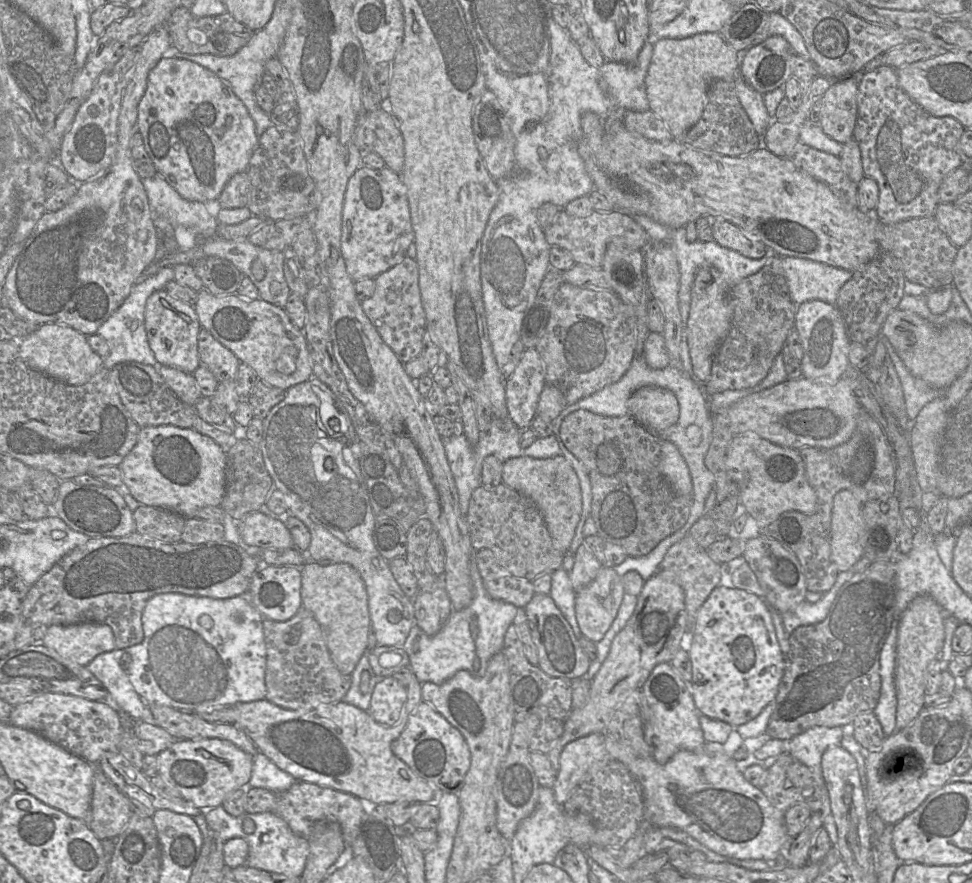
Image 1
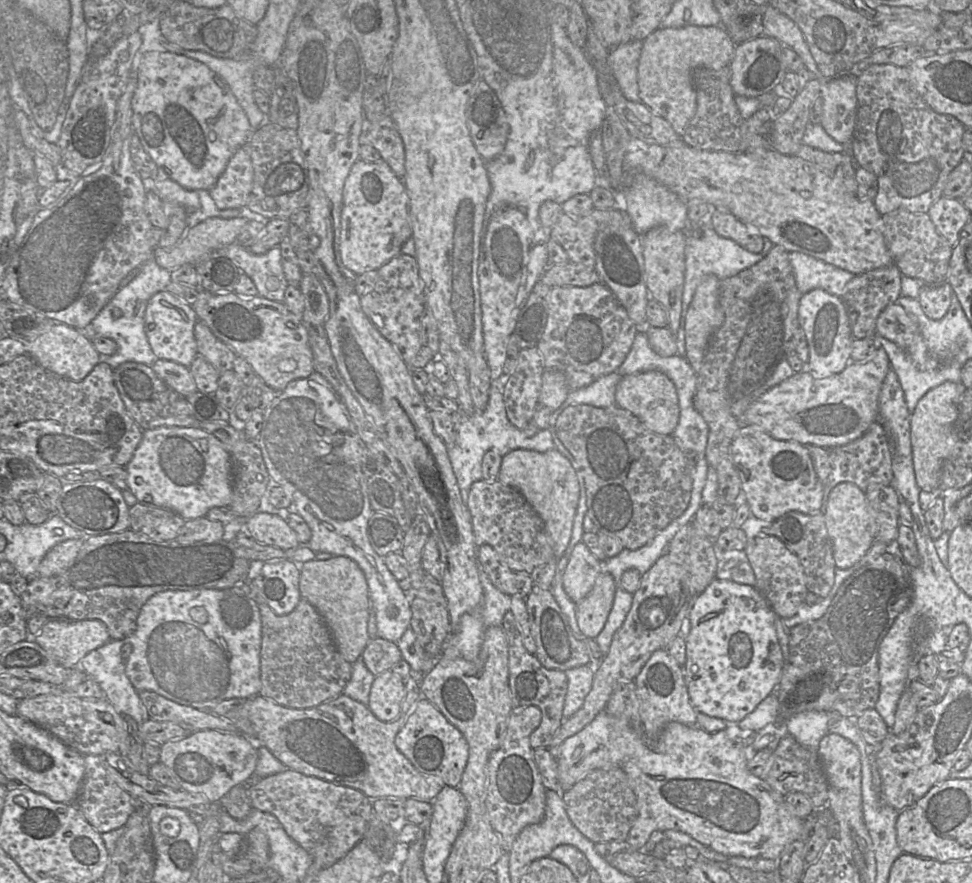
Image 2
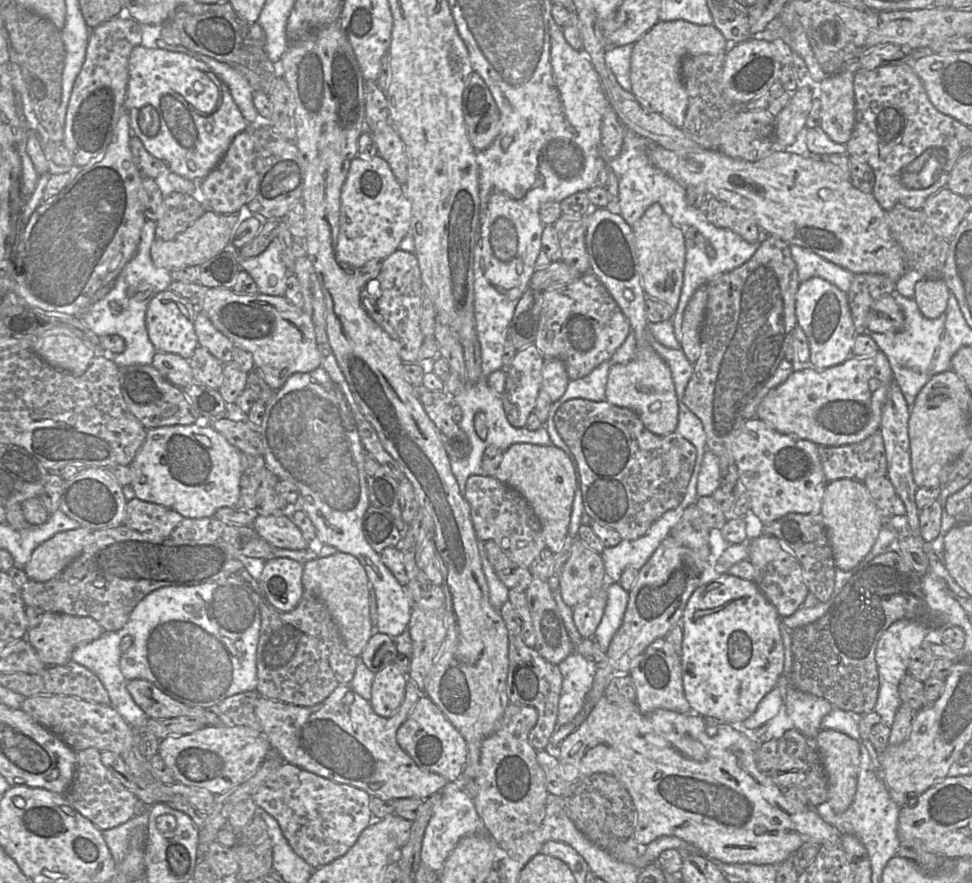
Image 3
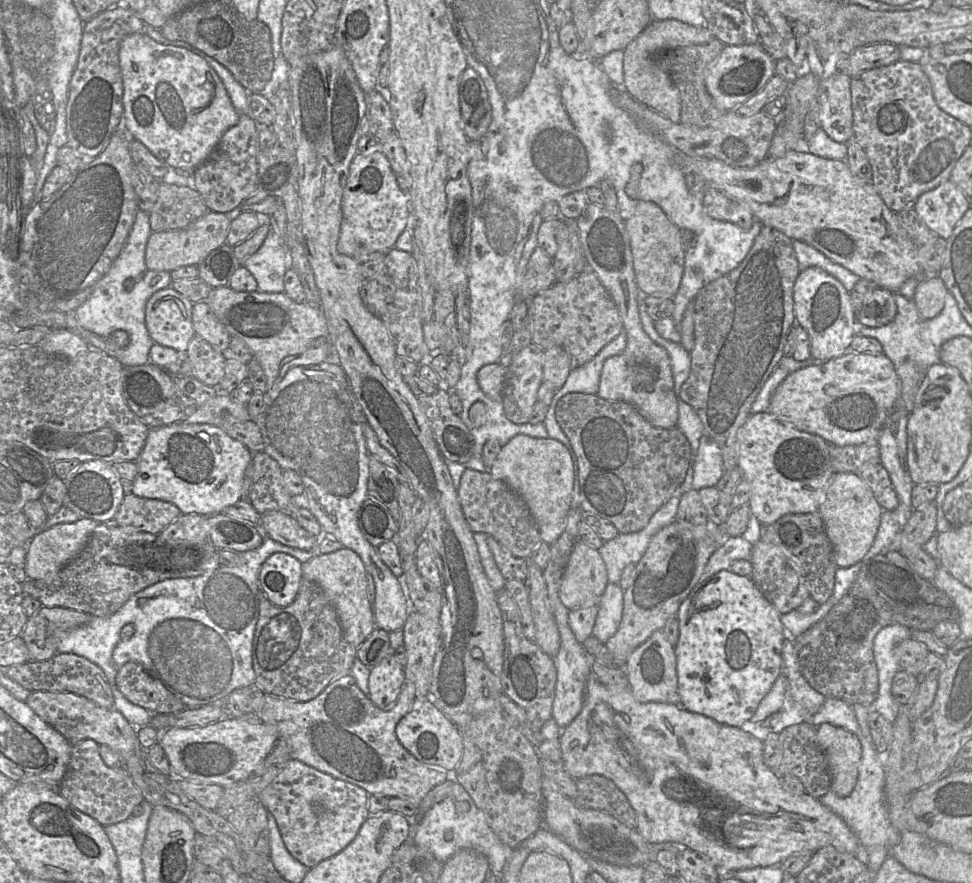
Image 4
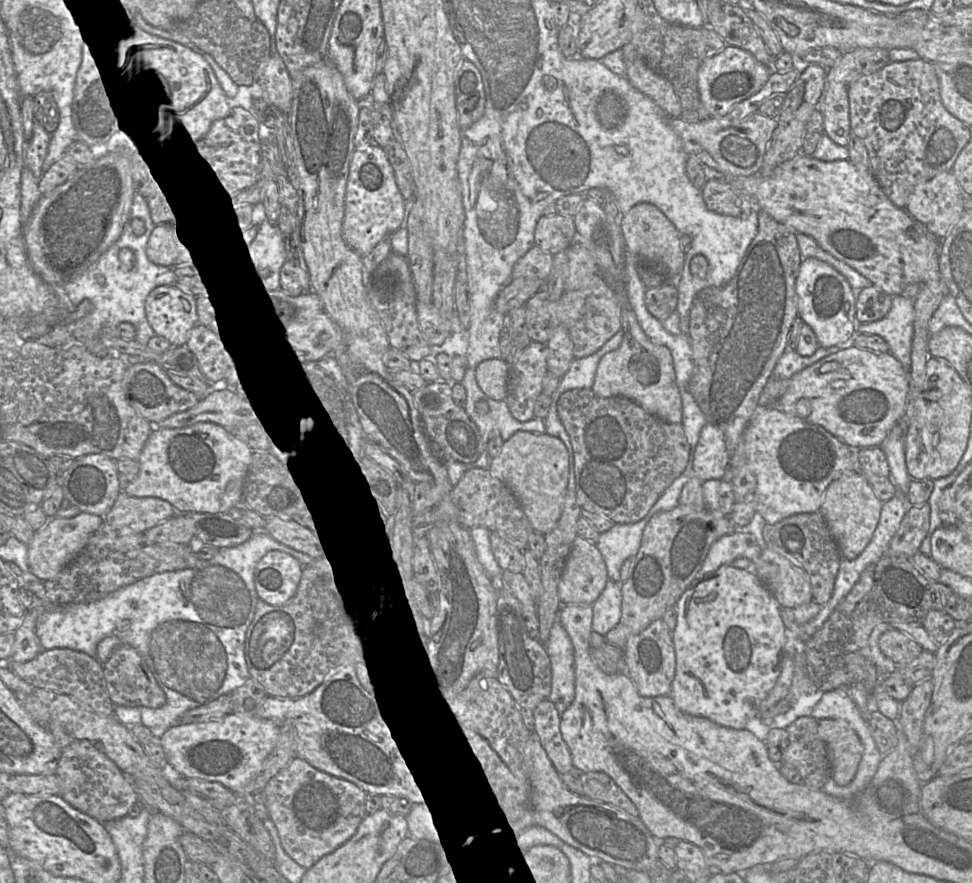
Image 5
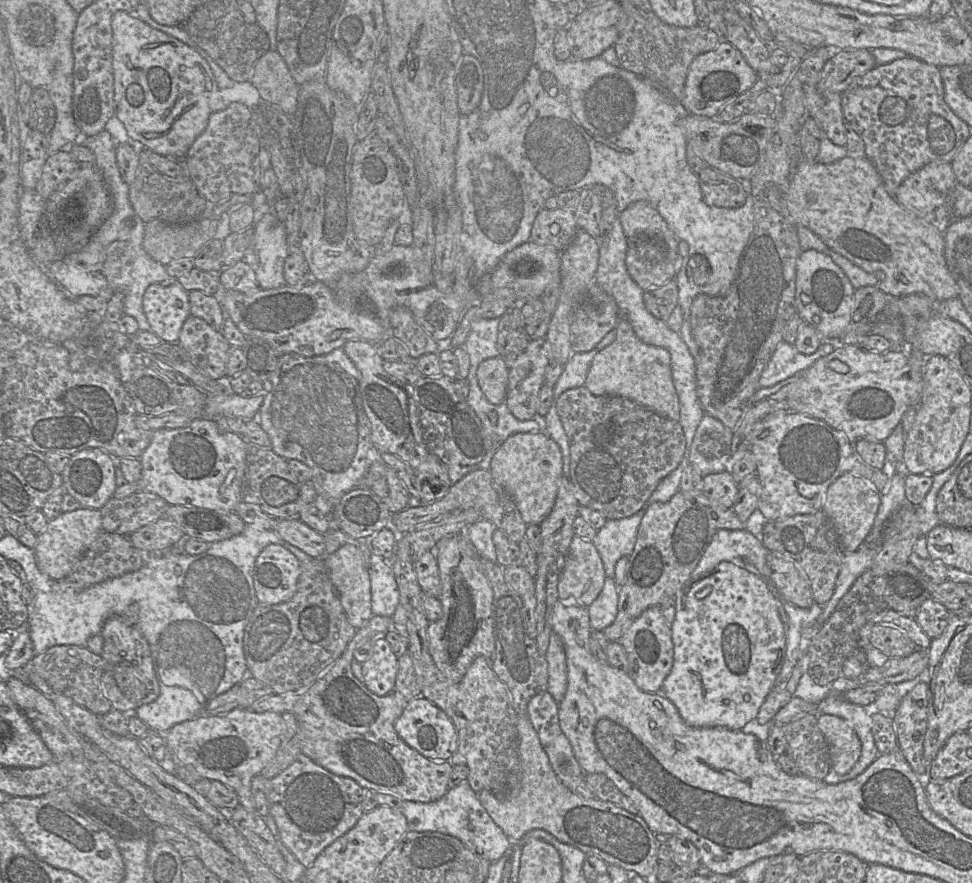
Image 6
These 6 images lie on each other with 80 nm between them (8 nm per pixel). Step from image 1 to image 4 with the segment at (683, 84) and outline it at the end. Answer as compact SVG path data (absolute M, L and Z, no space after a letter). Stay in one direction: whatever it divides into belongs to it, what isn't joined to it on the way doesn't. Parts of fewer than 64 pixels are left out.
M652 20L651 23L623 50L624 88L639 102L663 115L674 123L681 122L681 97L678 88L672 82L668 72L657 60L657 55L678 47L703 45L715 36L705 27L696 27L679 20Z

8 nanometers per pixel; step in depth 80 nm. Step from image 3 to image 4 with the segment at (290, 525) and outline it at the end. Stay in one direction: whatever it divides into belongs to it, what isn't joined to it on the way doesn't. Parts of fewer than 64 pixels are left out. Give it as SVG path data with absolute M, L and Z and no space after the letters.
M276 511L262 514L260 524L265 537L283 545L311 551L317 545L317 537L302 528L294 517Z

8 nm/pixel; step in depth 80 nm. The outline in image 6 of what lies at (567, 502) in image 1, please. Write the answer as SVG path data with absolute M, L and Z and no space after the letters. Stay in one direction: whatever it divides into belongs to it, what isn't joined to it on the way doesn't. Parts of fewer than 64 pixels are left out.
M545 431L516 433L495 452L490 472L493 479L512 497L524 522L540 525L551 513L556 500L563 476L562 453Z

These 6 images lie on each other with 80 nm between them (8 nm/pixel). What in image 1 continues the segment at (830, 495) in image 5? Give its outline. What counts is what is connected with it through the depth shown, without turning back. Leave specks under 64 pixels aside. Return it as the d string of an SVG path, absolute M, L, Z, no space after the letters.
M846 489L837 492L833 498L829 540L832 560L839 572L849 570L864 554L862 505Z

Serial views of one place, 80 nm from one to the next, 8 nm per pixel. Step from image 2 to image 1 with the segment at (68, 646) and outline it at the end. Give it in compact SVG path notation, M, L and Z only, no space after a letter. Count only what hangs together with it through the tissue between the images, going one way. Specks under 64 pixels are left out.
M86 622L73 625L51 625L41 640L43 646L54 650L61 657L79 665L88 665L97 655L114 650L115 640L113 631L105 623Z

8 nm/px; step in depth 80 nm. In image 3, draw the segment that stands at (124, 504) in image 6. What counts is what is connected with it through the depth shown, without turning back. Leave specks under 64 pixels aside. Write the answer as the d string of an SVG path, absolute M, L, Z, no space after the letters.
M136 497L126 503L123 525L143 534L167 537L183 519L173 509Z

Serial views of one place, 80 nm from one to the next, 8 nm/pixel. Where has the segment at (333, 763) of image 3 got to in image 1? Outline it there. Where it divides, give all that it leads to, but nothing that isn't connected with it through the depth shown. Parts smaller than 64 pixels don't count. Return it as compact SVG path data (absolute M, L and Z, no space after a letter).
M413 673L407 686L403 713L393 726L378 723L369 711L344 701L314 709L290 710L267 699L233 705L236 708L233 725L246 733L258 751L296 781L330 787L373 804L400 801L429 803L435 798L435 789L417 776L391 748L392 742L401 735L422 701L422 683Z

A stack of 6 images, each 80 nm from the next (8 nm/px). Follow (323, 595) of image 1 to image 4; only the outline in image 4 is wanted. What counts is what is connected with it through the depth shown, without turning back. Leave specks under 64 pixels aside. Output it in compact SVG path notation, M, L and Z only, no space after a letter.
M346 547L331 553L315 555L302 564L303 579L312 581L322 588L337 612L346 640L356 649L378 628L368 598L366 572L359 555Z

